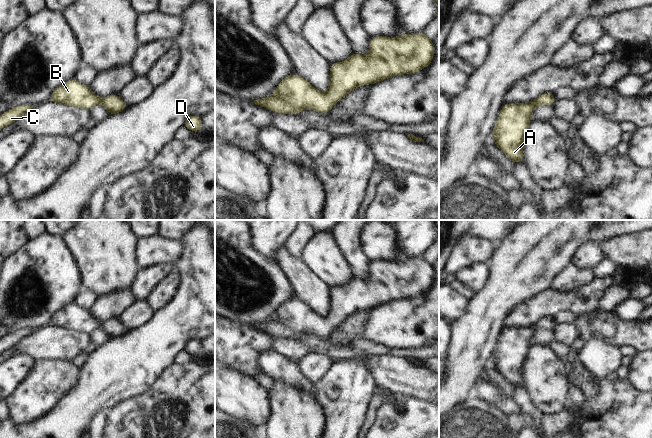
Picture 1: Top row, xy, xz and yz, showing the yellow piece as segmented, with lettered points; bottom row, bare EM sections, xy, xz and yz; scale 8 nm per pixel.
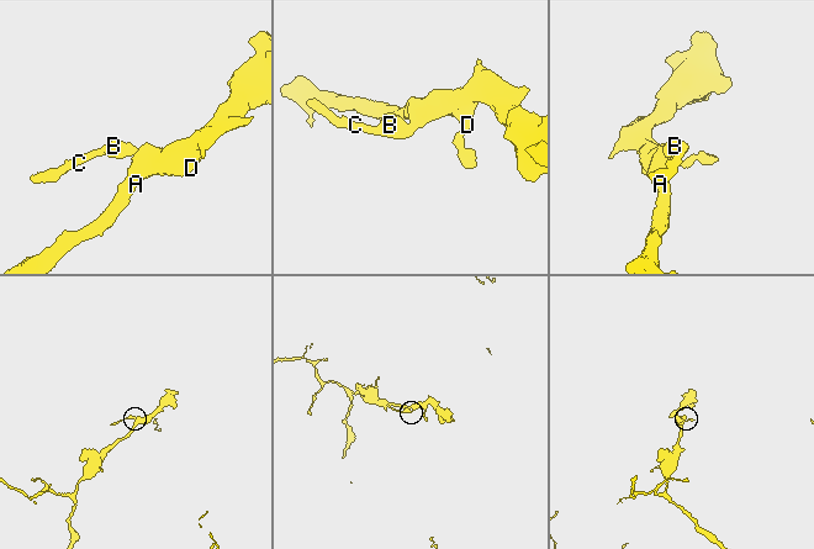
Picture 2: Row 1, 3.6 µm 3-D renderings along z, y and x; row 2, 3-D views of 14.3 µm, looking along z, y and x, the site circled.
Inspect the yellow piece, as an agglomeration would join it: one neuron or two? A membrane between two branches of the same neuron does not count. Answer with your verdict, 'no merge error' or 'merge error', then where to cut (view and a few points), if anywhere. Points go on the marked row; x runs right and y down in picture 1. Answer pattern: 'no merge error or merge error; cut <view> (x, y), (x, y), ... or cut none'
no merge error; cut none

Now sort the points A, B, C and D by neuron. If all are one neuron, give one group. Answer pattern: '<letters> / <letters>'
A B C D

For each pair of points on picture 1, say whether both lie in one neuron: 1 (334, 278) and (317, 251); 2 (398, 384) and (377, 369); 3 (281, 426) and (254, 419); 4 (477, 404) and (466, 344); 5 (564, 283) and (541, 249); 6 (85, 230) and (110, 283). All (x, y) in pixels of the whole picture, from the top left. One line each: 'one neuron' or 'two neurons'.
1: one neuron
2: one neuron
3: two neurons
4: two neurons
5: two neurons
6: one neuron

